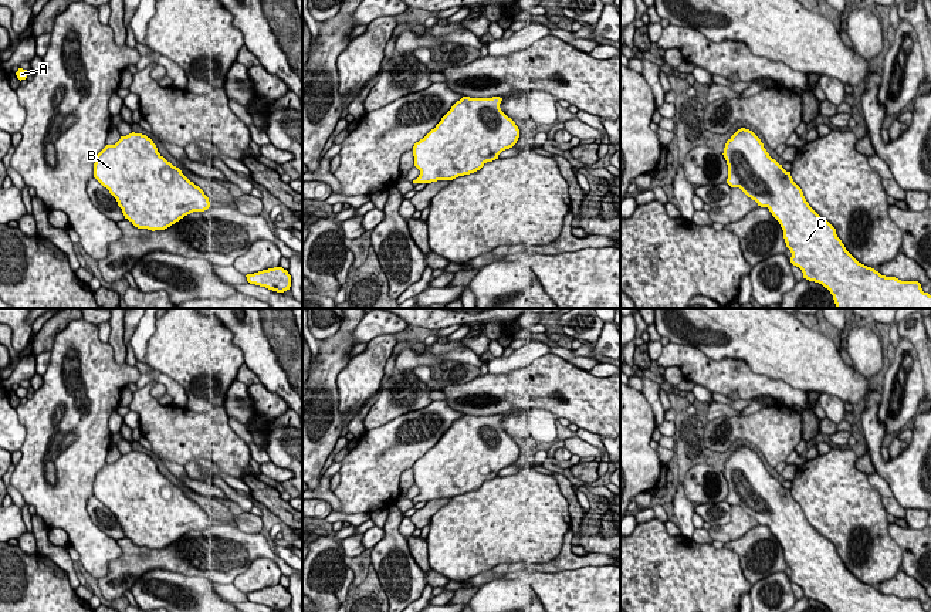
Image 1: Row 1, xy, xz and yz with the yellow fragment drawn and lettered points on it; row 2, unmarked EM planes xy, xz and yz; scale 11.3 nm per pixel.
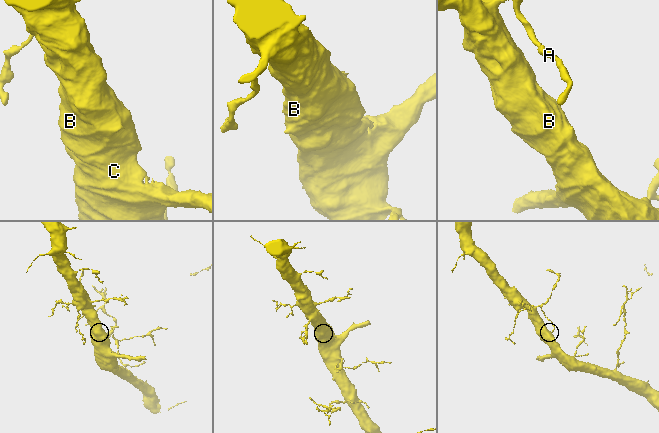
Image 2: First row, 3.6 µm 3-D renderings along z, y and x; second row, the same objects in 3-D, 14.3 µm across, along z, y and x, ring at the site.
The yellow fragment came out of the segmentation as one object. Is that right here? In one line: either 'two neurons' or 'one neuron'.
one neuron

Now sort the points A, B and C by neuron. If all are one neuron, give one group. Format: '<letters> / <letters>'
A B C

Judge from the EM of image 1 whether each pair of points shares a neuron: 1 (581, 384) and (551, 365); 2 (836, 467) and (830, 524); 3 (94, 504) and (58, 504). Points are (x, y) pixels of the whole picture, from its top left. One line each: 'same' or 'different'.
1: same
2: same
3: different

